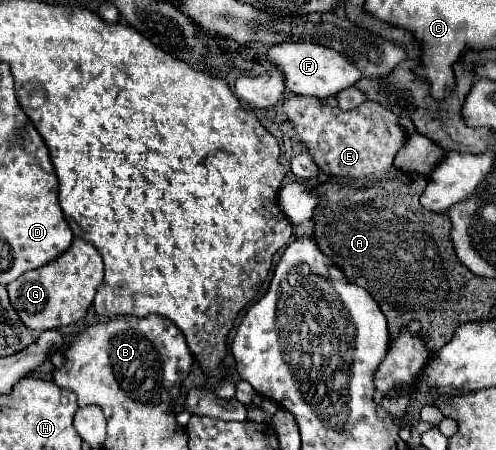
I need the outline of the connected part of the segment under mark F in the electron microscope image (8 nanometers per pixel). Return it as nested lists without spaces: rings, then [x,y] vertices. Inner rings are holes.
[[[277,43],[271,45],[267,53],[261,55],[261,59],[265,63],[273,63],[273,67],[283,73],[285,87],[289,91],[319,97],[319,99],[327,99],[329,95],[335,95],[341,89],[351,87],[355,79],[361,77],[359,69],[353,63],[349,63],[343,55],[315,43]]]

